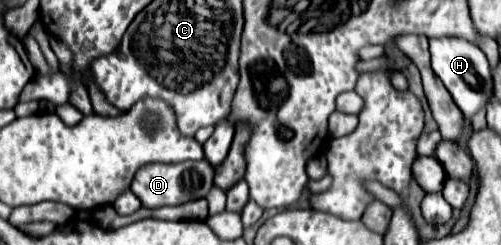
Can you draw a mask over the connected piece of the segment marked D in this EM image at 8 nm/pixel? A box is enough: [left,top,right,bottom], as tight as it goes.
[131,160,213,208]

